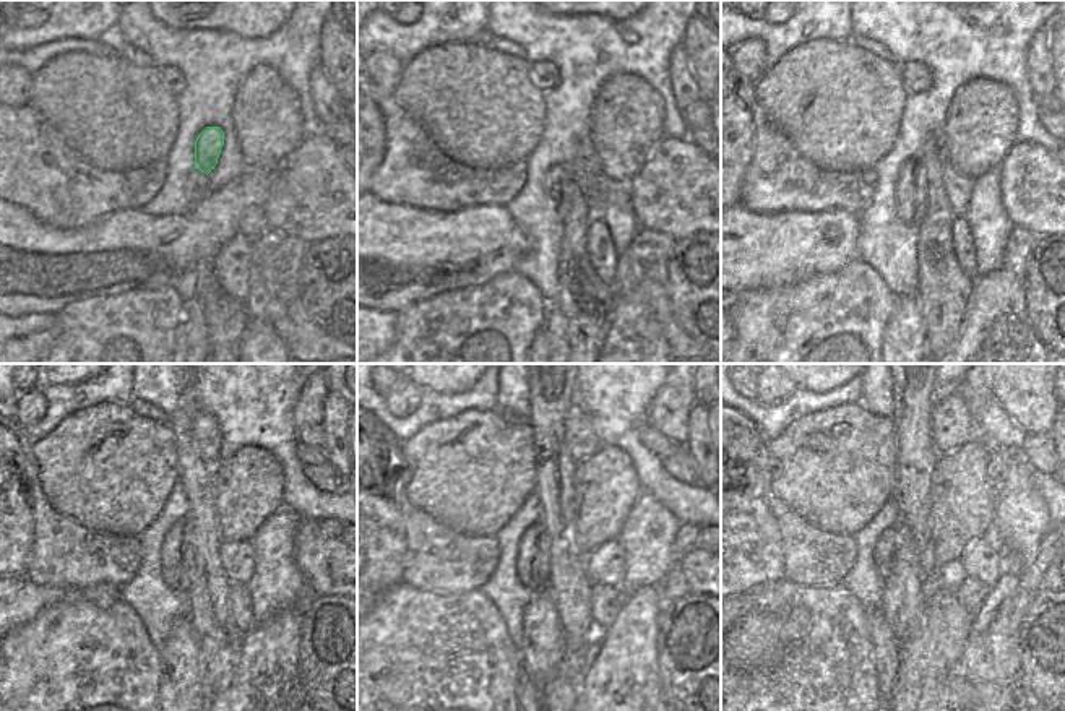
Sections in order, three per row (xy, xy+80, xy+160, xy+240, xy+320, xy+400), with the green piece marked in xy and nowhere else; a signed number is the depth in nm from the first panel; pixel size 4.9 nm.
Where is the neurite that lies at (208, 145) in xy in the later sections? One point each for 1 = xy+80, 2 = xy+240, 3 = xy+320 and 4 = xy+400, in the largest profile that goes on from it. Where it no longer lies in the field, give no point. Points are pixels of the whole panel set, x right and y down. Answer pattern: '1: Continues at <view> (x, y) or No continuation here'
1: Continues at xy+80 (583, 171)
2: Continues at xy+240 (236, 559)
3: Continues at xy+320 (604, 565)
4: Continues at xy+400 (981, 560)

